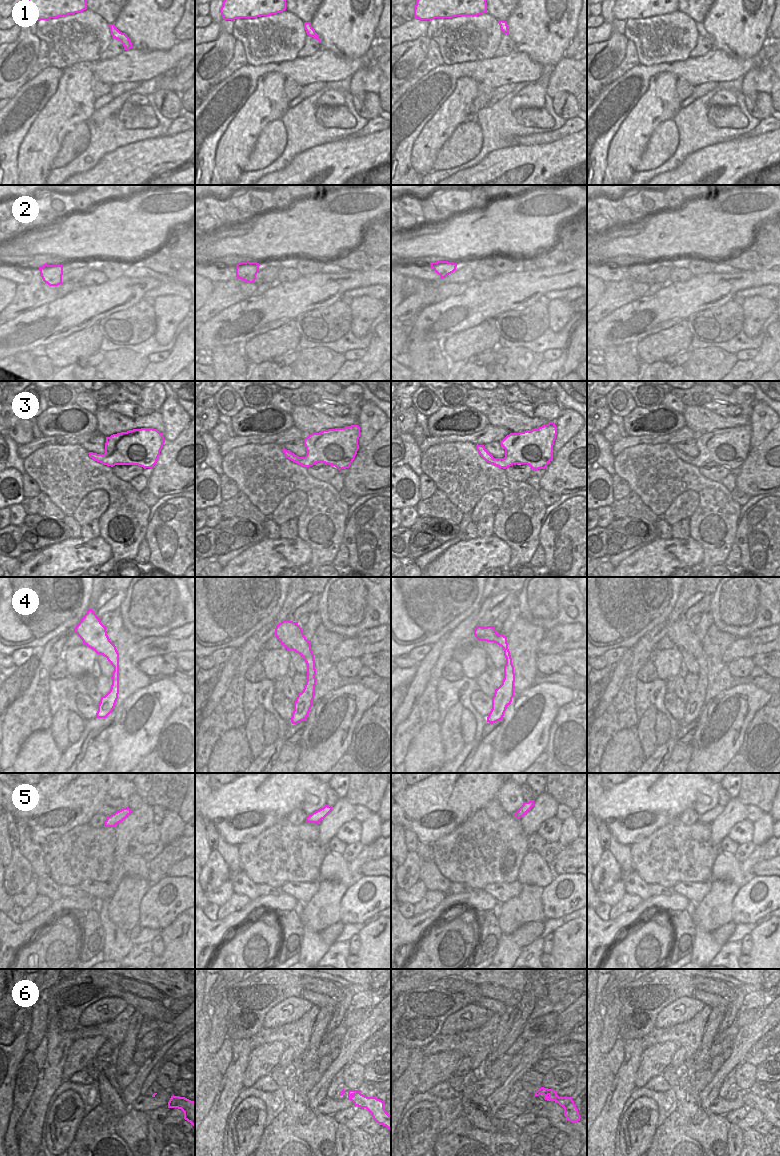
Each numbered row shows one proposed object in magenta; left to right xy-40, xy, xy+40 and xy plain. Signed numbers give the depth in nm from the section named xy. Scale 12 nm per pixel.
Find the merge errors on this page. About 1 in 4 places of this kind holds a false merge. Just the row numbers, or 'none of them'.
6

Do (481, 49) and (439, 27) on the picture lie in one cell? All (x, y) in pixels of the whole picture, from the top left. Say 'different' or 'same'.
same

